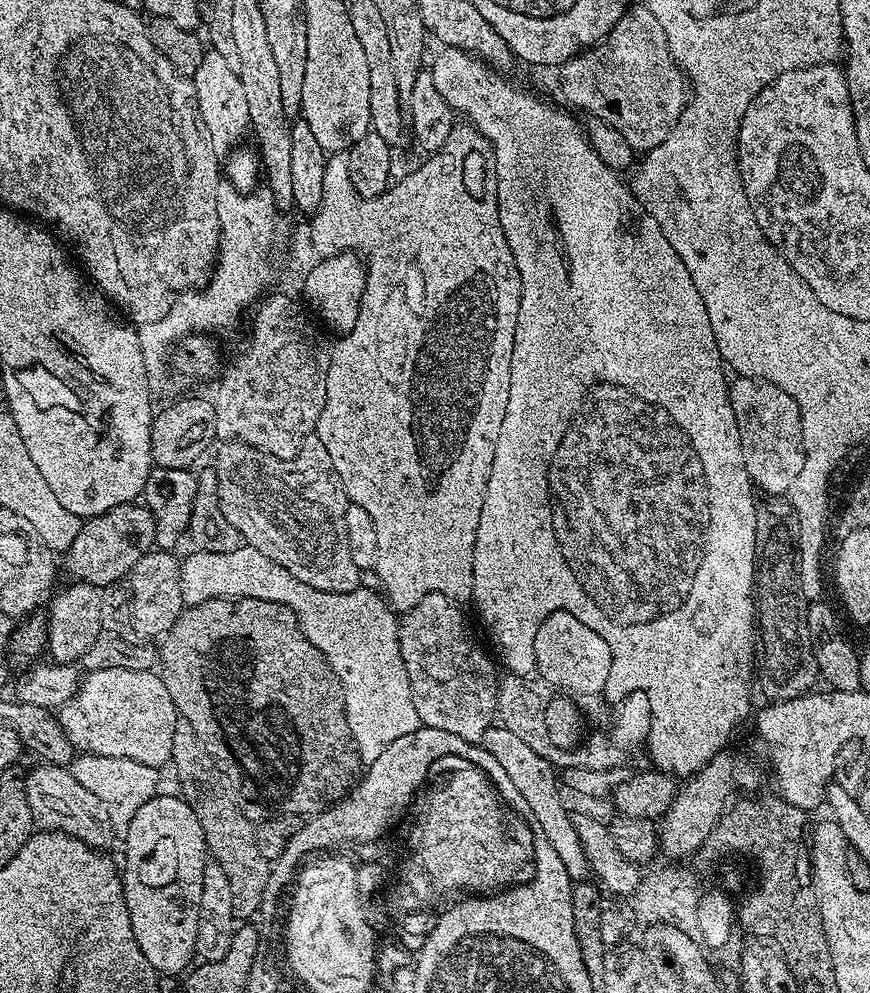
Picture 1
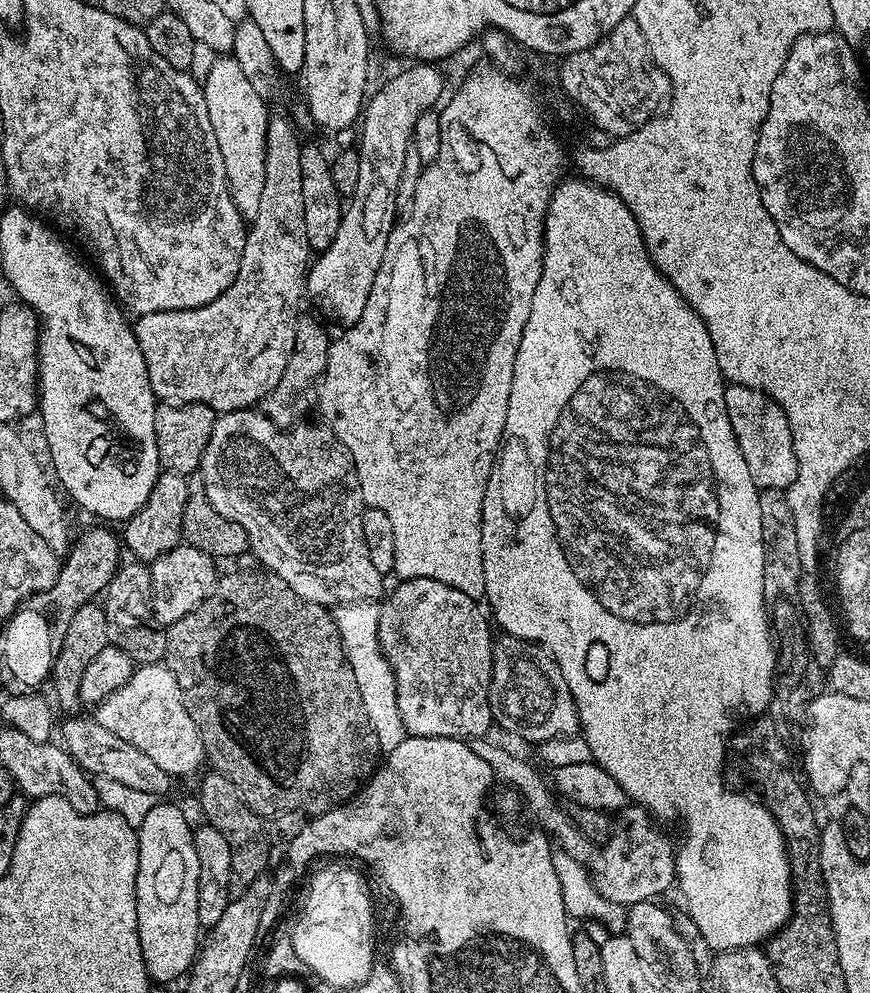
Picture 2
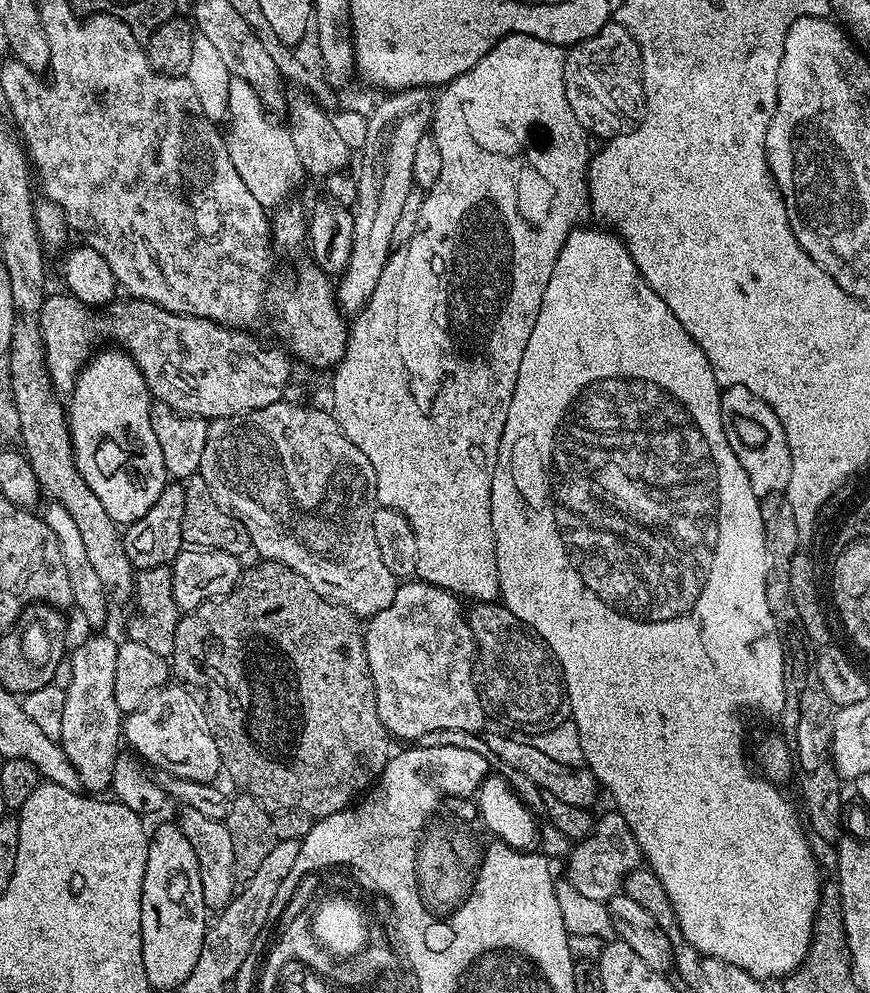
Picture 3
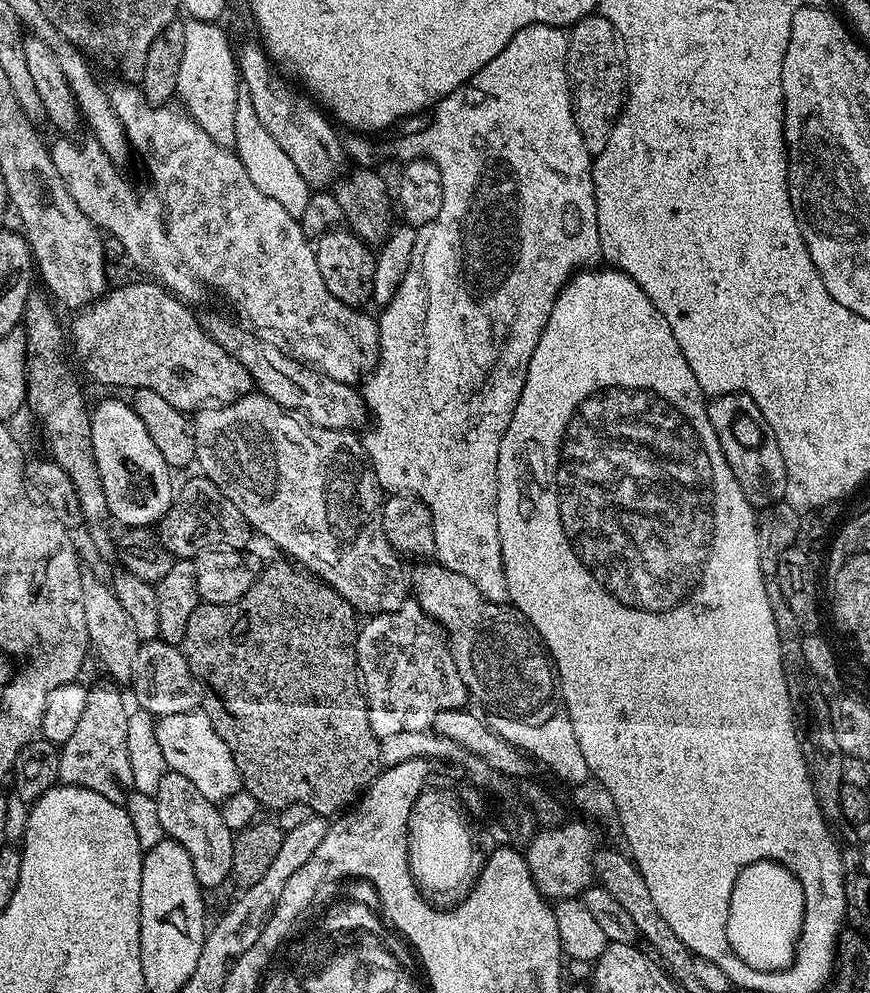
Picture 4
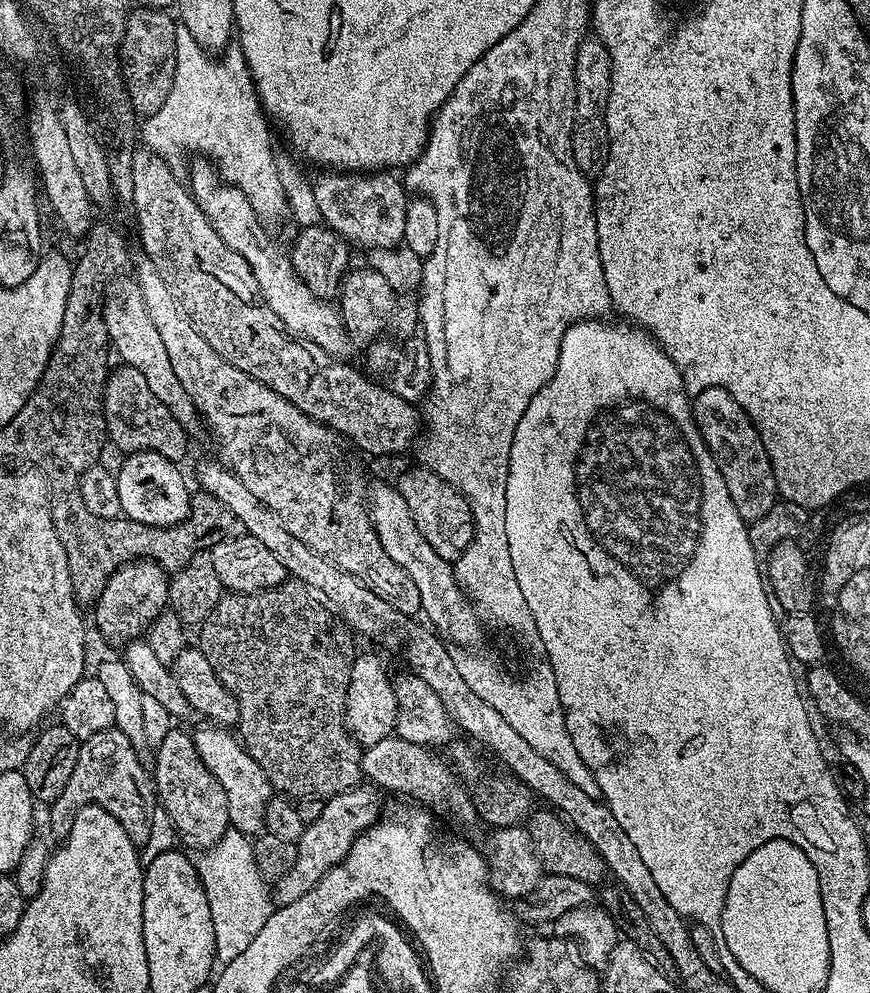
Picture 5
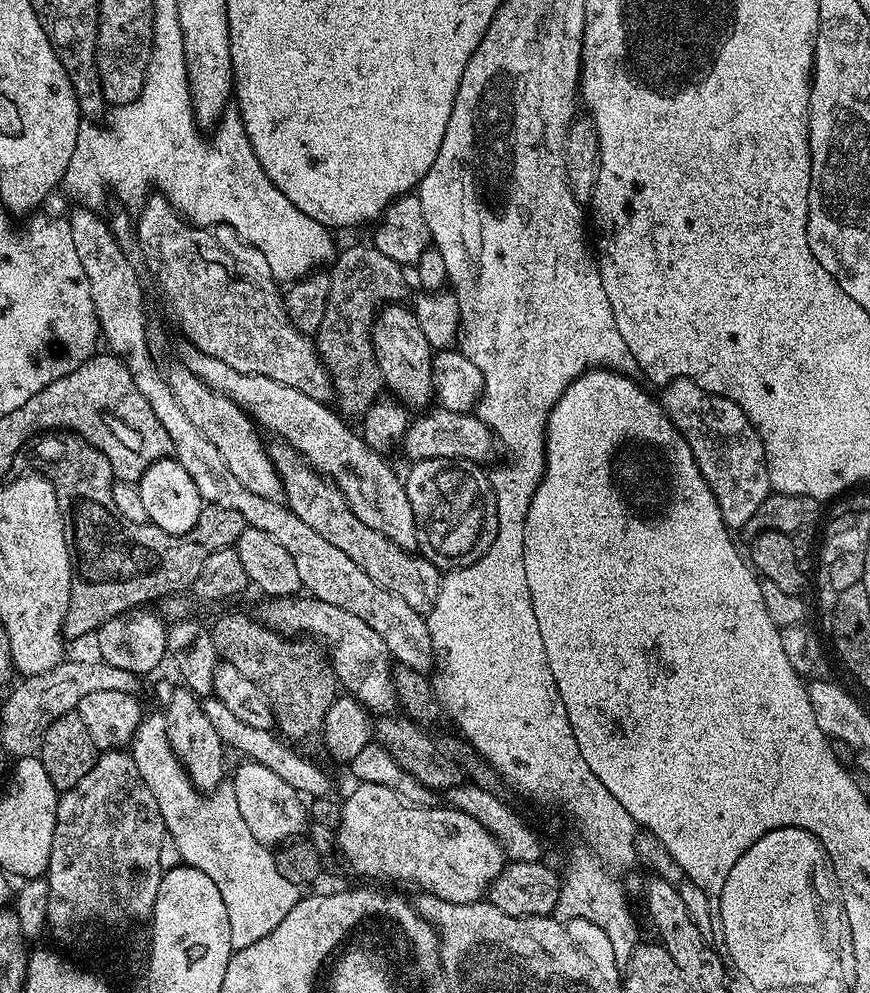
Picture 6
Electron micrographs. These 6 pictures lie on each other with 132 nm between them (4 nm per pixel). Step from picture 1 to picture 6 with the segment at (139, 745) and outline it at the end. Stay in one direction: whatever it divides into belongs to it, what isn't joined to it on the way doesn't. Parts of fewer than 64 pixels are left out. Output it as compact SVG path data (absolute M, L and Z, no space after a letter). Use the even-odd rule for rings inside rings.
M240 762L236 773L232 777L230 776L230 783L234 790L234 798L238 800L238 814L242 818L242 822L246 822L250 834L254 834L254 838L258 838L260 844L279 846L299 837L305 831L309 814L301 793L296 792L294 786L290 786L290 782L282 782L282 778L278 778L278 774L274 774L274 770L266 770L266 766L261 764Z

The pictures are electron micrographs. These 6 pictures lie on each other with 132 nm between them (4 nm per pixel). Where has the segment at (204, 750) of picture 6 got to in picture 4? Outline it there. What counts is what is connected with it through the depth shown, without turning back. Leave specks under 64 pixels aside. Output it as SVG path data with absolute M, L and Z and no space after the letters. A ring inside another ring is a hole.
M165 771L162 782L158 782L154 793L156 799L156 820L165 837L176 840L190 854L194 862L194 878L198 878L201 889L216 888L232 874L234 832L226 826L221 809L213 801L206 799L202 790L182 774Z

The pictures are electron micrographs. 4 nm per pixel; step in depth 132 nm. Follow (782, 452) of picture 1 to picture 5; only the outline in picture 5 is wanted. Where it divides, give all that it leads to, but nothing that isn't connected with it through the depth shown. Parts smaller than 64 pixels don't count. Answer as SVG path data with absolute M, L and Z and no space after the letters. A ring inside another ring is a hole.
M707 388L695 393L692 417L726 478L726 490L730 490L734 510L738 510L738 514L746 522L762 518L762 514L766 514L766 510L770 510L770 506L774 506L778 499L776 479L772 463L766 454L766 446L746 410L742 410L742 406L738 406L738 402L734 402L734 398L730 398L726 390Z

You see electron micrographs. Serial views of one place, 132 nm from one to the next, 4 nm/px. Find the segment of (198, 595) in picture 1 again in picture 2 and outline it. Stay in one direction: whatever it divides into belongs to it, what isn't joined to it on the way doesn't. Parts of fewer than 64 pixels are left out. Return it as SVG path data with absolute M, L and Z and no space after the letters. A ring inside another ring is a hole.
M363 600L357 604L342 604L335 609L336 625L338 626L338 634L344 640L344 653L346 654L350 666L354 670L354 678L358 682L358 690L362 694L362 702L364 709L368 715L370 726L374 730L374 734L380 743L381 753L387 754L394 750L394 746L398 746L398 742L402 742L405 738L404 723L398 714L398 690L394 682L394 670L390 666L388 659L384 657L384 651L380 645L378 638L378 626L380 625L380 604Z

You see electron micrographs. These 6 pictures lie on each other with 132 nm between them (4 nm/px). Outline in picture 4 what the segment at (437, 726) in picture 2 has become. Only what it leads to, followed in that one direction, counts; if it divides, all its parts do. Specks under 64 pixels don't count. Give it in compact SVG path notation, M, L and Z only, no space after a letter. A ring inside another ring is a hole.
M409 598L404 601L402 606L398 606L398 610L390 610L389 612L378 612L367 617L368 620L359 625L360 633L356 639L356 666L360 673L362 681L362 691L365 700L368 702L368 717L370 718L370 730L374 730L374 734L378 737L389 736L390 734L402 734L402 730L418 730L419 732L427 732L435 725L436 720L440 717L442 710L450 710L451 708L463 708L469 703L470 697L468 688L462 682L462 674L458 674L458 666L452 657L452 651L448 645L448 641L444 635L444 629L432 620L426 614L426 610L415 599Z

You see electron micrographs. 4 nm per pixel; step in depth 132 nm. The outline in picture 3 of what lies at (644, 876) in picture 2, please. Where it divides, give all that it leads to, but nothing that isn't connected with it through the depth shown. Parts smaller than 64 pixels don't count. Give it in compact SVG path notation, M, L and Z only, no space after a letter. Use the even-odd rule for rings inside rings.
M609 810L604 816L604 825L597 827L592 835L579 841L567 853L568 876L567 883L580 891L585 898L606 902L611 896L621 891L625 876L633 872L641 863L642 853L630 826L621 818L620 813Z

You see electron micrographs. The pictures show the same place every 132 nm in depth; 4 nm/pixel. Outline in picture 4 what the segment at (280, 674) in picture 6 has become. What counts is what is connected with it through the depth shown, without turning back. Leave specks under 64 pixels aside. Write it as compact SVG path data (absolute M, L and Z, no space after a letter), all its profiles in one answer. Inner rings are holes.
M284 558L279 559L259 569L255 582L250 586L250 590L246 590L246 594L242 594L242 598L225 604L203 602L197 604L194 614L190 614L190 622L186 622L182 651L190 670L198 672L200 679L206 678L206 682L212 682L224 696L226 706L232 712L234 720L228 720L228 724L222 728L224 732L220 737L222 742L226 742L226 746L230 746L234 766L238 766L240 771L243 791L253 795L265 809L279 810L291 804L301 804L310 806L313 813L328 818L333 814L343 813L349 806L355 805L364 789L369 788L382 771L381 737L376 736L374 730L370 730L368 702L364 698L362 681L356 666L356 639L360 633L358 613L350 606L350 602L346 602L346 598L339 596L329 584L301 570L295 563Z

